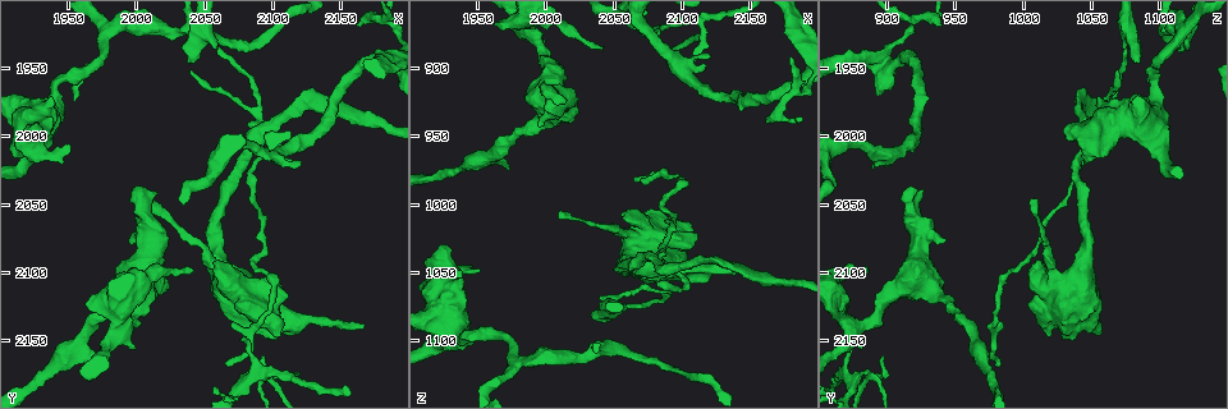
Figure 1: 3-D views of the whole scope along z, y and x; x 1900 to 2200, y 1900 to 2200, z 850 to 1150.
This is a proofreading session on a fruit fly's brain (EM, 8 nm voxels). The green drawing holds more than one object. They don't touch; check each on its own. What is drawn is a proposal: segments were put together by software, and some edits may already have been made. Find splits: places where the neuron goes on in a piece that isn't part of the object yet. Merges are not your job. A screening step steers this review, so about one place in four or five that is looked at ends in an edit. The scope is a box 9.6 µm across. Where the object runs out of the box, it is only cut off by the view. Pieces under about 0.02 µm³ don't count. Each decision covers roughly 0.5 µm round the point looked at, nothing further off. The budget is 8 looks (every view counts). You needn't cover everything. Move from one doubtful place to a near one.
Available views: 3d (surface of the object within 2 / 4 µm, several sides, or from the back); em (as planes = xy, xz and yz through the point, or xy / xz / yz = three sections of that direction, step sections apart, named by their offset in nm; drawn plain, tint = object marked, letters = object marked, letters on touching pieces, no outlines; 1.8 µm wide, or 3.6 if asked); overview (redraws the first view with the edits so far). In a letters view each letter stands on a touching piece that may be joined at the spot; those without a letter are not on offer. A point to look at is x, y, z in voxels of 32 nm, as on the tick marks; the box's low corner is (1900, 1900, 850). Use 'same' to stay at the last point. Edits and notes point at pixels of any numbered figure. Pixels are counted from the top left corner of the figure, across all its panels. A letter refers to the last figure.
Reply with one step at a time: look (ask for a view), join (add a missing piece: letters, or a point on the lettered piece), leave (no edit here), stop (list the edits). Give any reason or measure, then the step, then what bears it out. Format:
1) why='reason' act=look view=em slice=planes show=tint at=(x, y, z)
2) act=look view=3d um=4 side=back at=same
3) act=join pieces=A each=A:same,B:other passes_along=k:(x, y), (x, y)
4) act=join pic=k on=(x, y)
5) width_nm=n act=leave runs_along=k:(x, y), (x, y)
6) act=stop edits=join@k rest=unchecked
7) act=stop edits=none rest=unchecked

why='an open end' act=look view=3d um=4 at=(2044, 2096, 886)

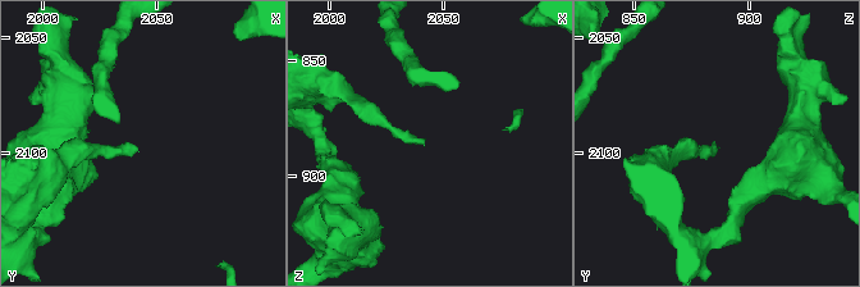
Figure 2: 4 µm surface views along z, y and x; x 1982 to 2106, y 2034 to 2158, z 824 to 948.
why='need the tissue' act=look view=em slice=planes show=letters at=(2042, 2097, 886)

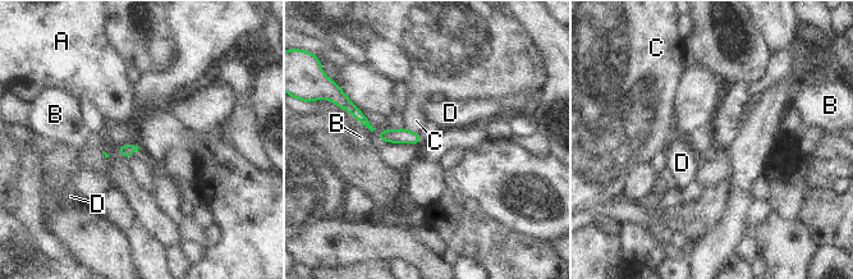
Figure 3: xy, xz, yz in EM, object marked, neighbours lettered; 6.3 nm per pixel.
width_nm=90 act=leave each=A:other,B:other,C:other,D:other border=3:(407, 127), (414, 132) found='none of them fits'

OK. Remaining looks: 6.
why='an open end' act=look view=em um=3.6 slice=planes show=letters at=(1998, 2038, 922)

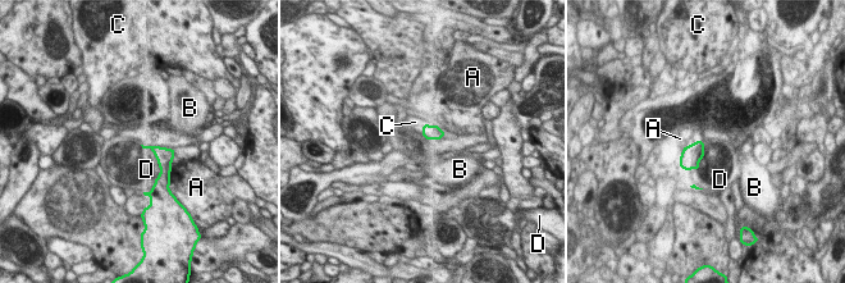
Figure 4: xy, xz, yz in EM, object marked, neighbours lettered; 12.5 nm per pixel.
act=join pieces=C each=A:other,B:other,C:same,D:other passes_along=4:(690, 156), (693, 144), (693, 136) found='the neuron continues'

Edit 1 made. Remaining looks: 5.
act=look view=overview

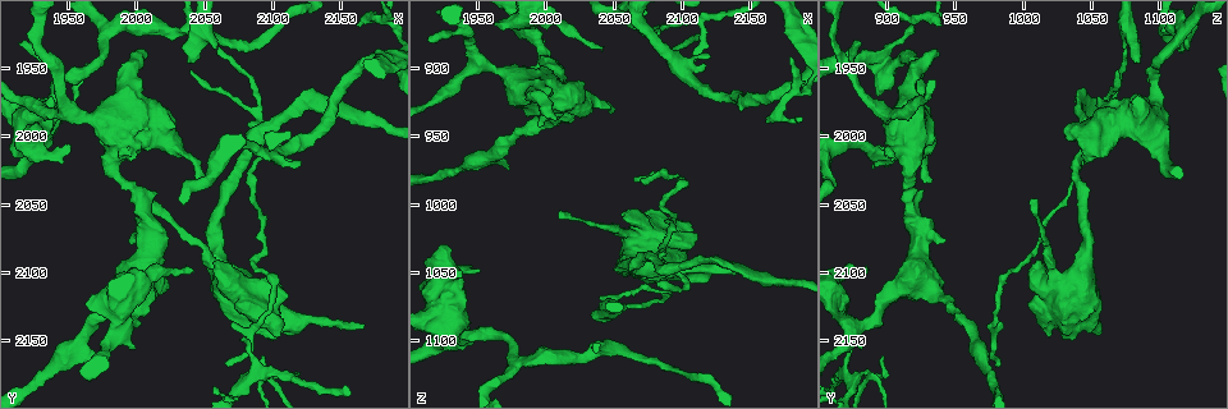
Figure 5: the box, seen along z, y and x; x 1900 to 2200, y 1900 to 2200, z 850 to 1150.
why='branch stops here' act=look view=em slice=yz step=4 show=tint at=(2000, 2156, 882)

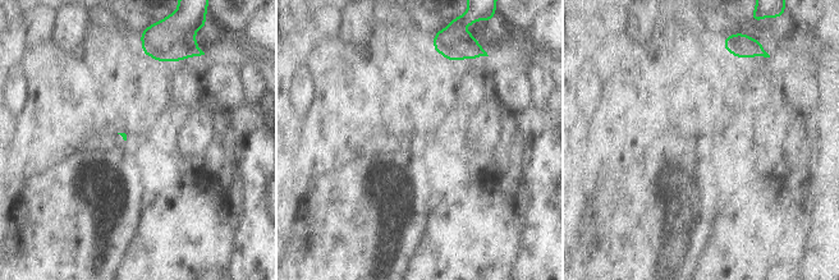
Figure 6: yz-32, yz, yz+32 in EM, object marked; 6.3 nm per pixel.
why='another direction' act=look view=em slice=planes show=letters at=same

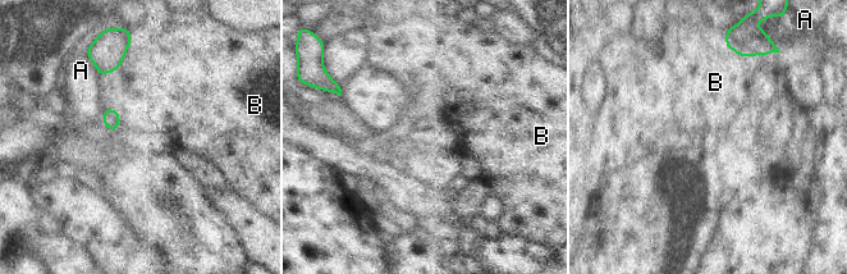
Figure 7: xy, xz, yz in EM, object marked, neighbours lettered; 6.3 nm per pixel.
act=leave each=A:other,B:other border=7:(128, 49), (117, 71) found='none of them fits'

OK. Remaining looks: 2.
why='branch stops here' act=look view=3d um=4 at=(2042, 1950, 1068)

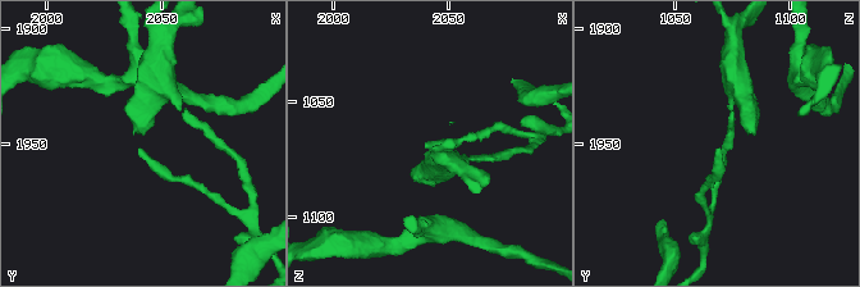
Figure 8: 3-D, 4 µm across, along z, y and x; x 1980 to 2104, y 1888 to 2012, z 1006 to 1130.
act=look view=em slice=planes show=letters at=(2041, 1951, 1068)

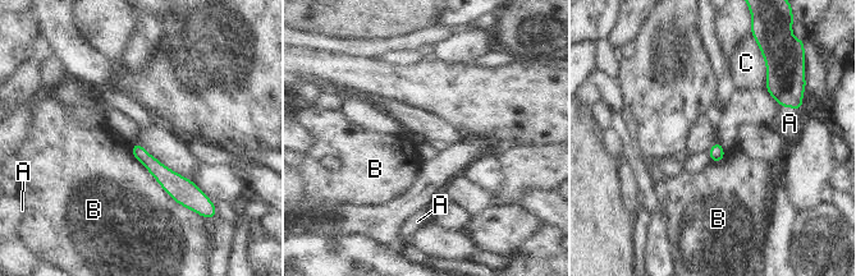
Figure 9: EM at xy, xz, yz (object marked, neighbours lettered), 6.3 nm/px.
act=join pieces=A each=A:same,B:other,C:other passes_along=9:(786, 83), (788, 106), (790, 123) found='the neuron continues'

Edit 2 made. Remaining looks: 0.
act=stop edits=join@4,join@9 rest=unchecked

